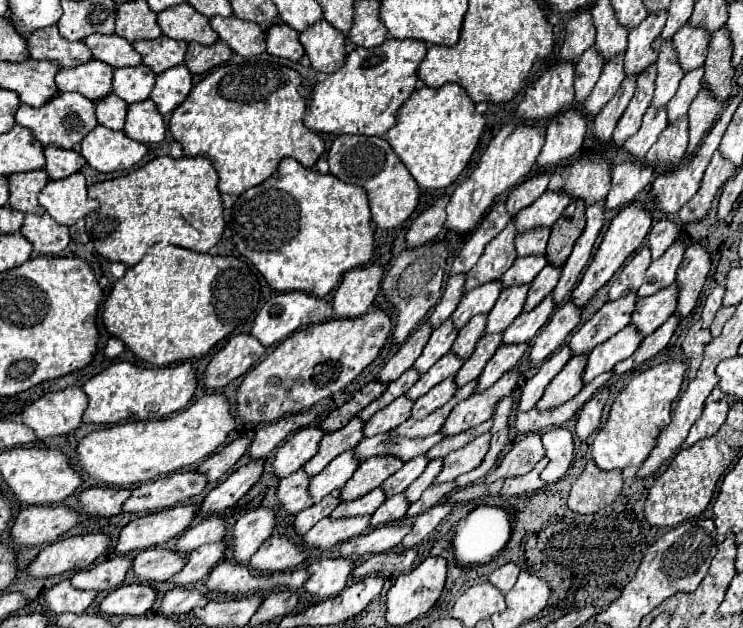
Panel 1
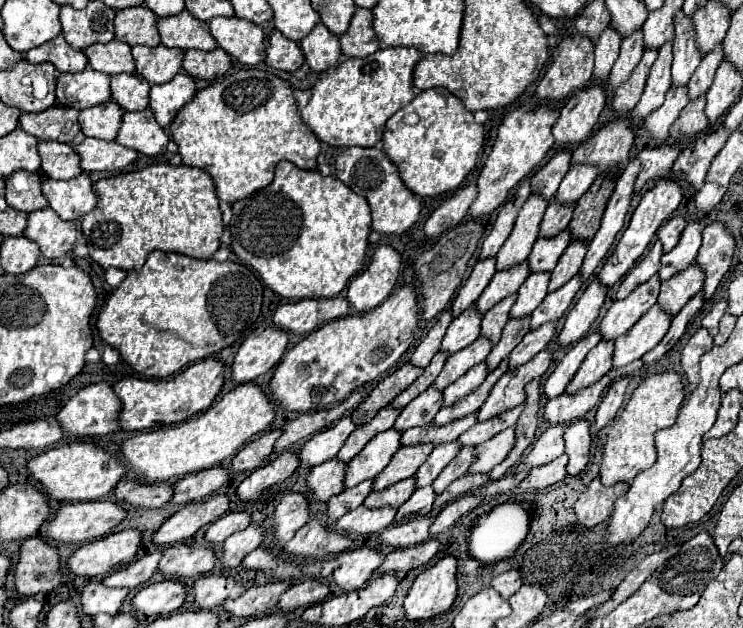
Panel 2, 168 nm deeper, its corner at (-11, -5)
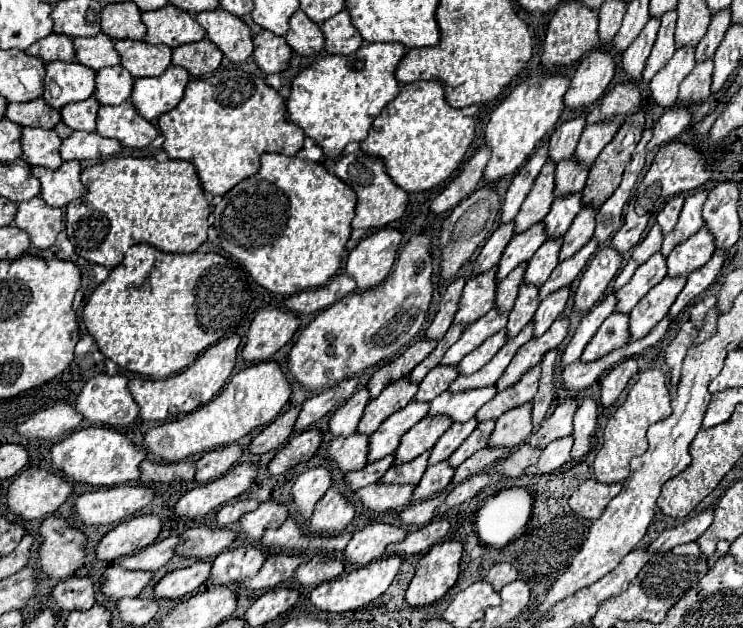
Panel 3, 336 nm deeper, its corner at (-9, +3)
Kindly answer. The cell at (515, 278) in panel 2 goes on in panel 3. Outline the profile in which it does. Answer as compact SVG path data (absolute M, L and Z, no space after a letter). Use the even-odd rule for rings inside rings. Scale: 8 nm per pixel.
M543 223L533 225L531 229L527 229L521 235L515 235L509 245L503 251L503 257L499 261L497 267L497 281L503 281L515 267L519 267L521 263L527 263L535 251L545 243L545 231L543 231Z

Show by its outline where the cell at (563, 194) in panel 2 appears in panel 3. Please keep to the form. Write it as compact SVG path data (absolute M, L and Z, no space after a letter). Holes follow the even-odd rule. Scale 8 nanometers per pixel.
M613 119L611 123L605 121L605 123L595 123L585 127L573 159L583 167L591 167L597 155L603 151L603 147L615 137L619 125L621 125L621 119Z

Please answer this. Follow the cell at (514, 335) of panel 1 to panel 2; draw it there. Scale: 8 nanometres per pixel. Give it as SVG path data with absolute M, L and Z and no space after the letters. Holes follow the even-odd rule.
M575 275L561 289L549 293L543 299L543 303L531 313L531 329L543 325L545 321L557 321L557 319L561 319L561 315L571 305L571 301L573 301L575 293L579 291L579 287L581 287L581 275Z

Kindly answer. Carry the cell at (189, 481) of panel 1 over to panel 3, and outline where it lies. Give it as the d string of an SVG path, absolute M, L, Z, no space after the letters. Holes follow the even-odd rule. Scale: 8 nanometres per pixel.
M235 443L229 447L223 447L223 449L215 449L215 451L205 453L195 463L195 481L197 483L215 481L217 477L225 475L241 459L241 455L243 455L243 451Z

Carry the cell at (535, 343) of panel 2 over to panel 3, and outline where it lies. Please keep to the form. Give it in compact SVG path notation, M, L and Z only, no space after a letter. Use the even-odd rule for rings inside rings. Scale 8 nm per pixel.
M569 287L555 291L553 295L549 295L547 299L541 301L541 305L539 305L539 309L535 311L535 317L533 317L533 337L535 339L541 337L553 325L553 321L565 309L567 299L569 299Z

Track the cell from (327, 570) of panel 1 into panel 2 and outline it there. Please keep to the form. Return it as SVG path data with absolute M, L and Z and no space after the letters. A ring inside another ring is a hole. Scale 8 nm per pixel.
M355 547L341 553L337 559L339 567L333 571L331 581L343 591L353 591L361 589L365 581L371 579L373 571L383 563L383 553L371 547Z

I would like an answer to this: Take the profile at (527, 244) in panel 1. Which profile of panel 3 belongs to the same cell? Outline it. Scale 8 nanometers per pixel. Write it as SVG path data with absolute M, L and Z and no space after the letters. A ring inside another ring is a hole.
M573 159L561 161L555 169L555 199L565 197L565 195L573 195L573 193L581 193L587 181L587 173L589 169L577 165Z

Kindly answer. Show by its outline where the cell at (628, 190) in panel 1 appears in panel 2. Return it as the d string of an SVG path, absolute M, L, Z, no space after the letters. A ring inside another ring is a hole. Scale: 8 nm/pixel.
M661 143L657 147L645 147L637 155L641 161L641 171L635 181L635 189L641 189L651 179L669 175L679 151L681 151L681 143Z

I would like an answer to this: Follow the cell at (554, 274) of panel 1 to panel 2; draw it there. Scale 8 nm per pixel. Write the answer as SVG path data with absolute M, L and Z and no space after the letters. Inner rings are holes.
M573 239L573 241L569 243L569 247L565 249L565 253L561 255L557 267L555 267L553 273L551 273L549 291L555 291L555 289L563 287L563 283L567 283L575 273L579 273L579 265L581 265L583 259L585 259L587 247L589 247L589 241Z

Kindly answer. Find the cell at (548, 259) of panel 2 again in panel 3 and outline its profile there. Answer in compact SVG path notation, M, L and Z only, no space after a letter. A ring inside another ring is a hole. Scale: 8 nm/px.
M581 193L553 201L549 215L543 219L547 239L561 239L581 211Z

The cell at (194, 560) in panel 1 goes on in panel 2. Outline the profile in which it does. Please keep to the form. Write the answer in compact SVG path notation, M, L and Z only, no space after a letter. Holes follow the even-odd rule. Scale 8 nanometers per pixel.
M251 523L247 529L227 537L223 545L223 565L227 569L241 565L245 555L249 555L253 549L261 545L263 537L265 537L265 529L257 523Z

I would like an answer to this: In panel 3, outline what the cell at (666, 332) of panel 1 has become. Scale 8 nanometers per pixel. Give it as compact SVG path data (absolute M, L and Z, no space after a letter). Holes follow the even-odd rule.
M717 251L717 253L713 253L713 257L709 259L709 263L705 267L697 269L695 273L691 273L687 277L687 283L685 283L683 291L679 293L677 301L671 305L671 309L667 313L671 319L675 319L685 305L689 305L697 295L701 295L715 281L715 277L717 277L717 273L719 273L719 269L723 265L723 259L725 259L725 255Z

